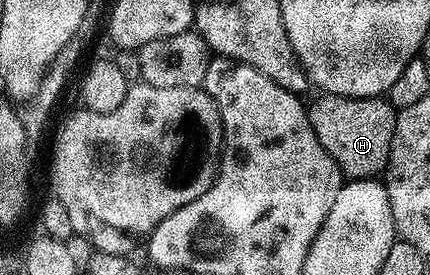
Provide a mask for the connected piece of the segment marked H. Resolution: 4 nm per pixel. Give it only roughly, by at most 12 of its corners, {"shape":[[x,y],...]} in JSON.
{"shape":[[327,93],[308,107],[349,180],[388,165],[398,114],[384,97]]}

